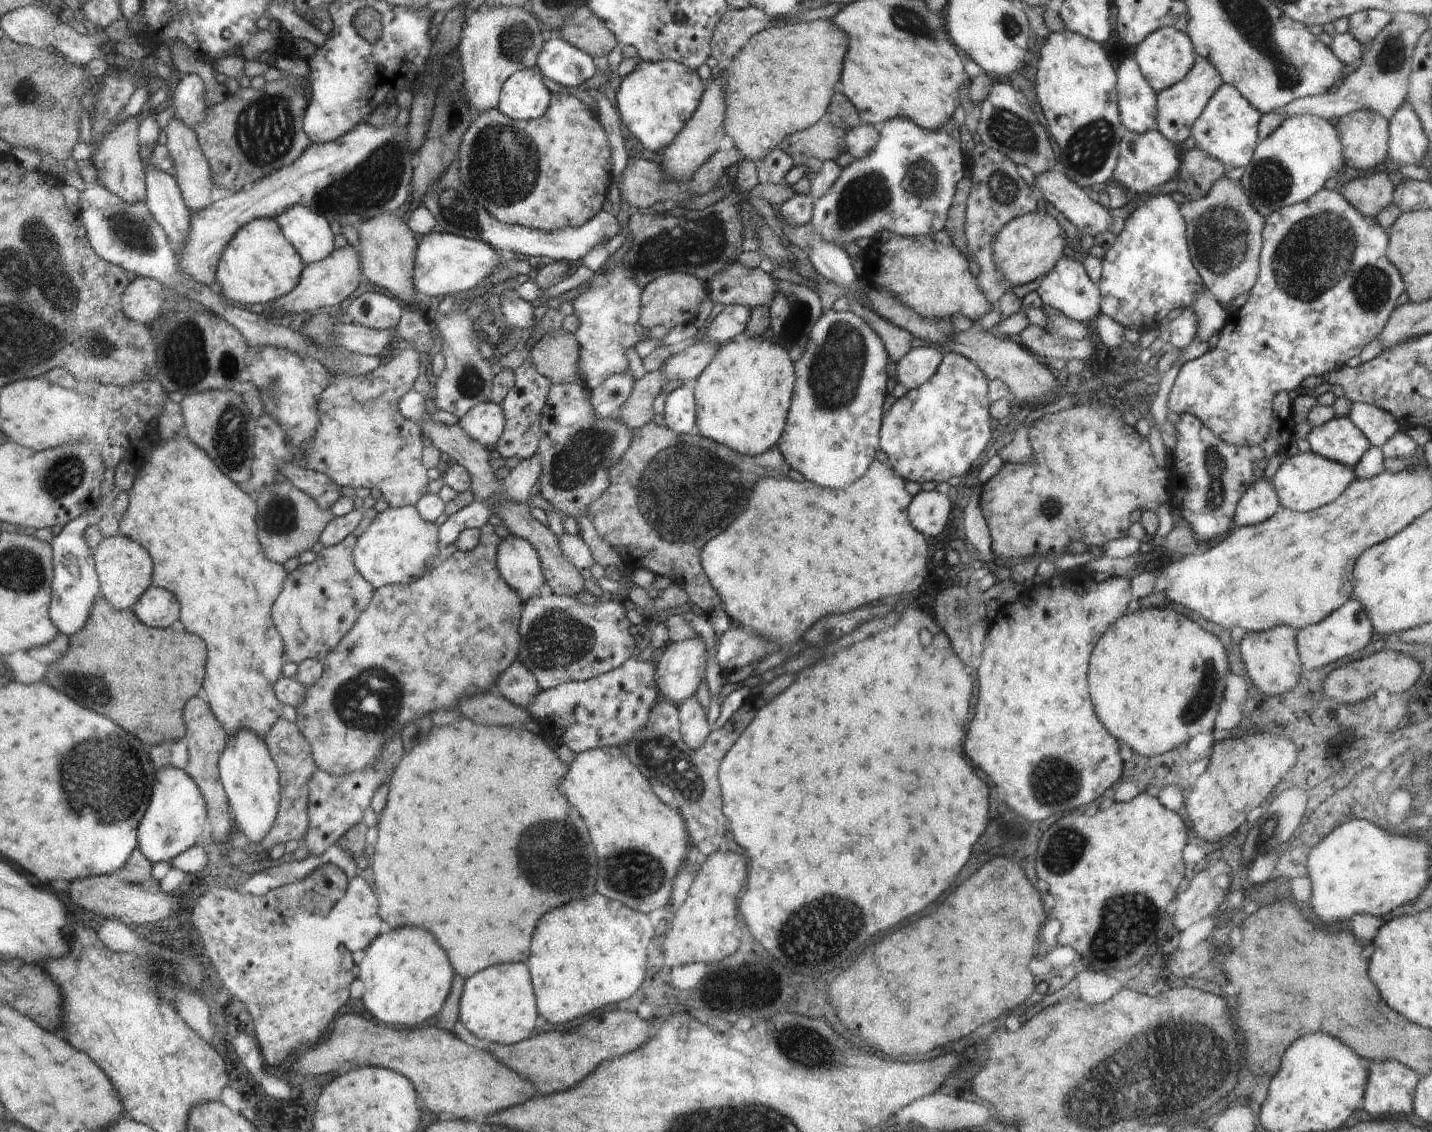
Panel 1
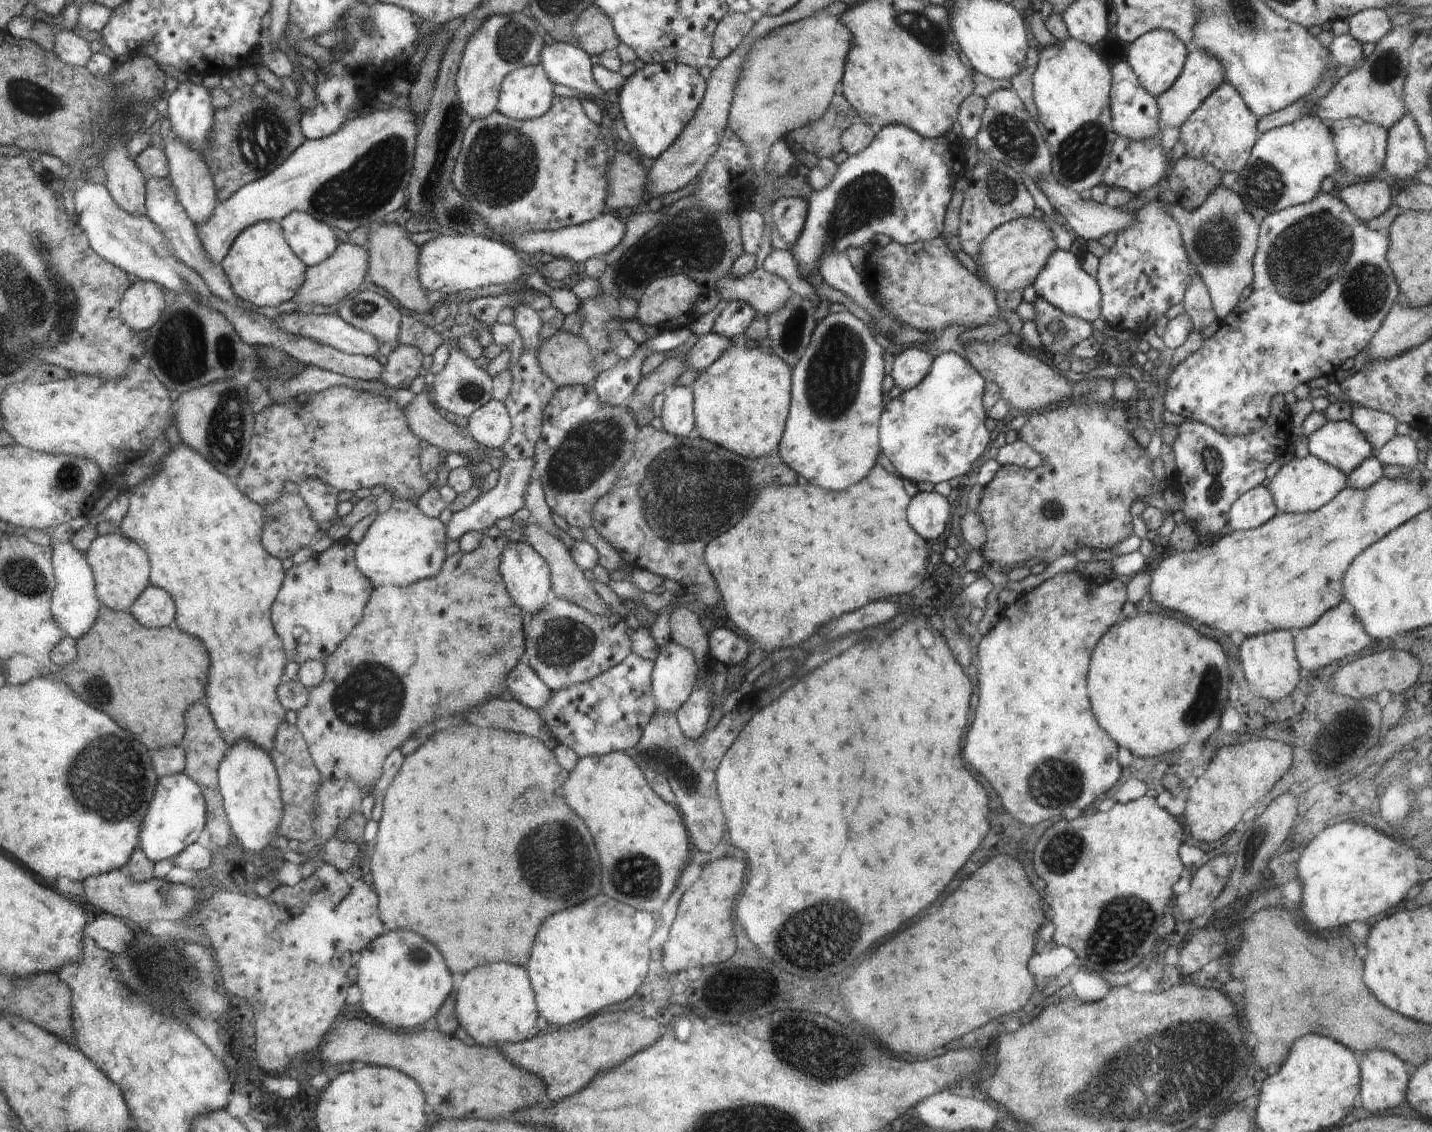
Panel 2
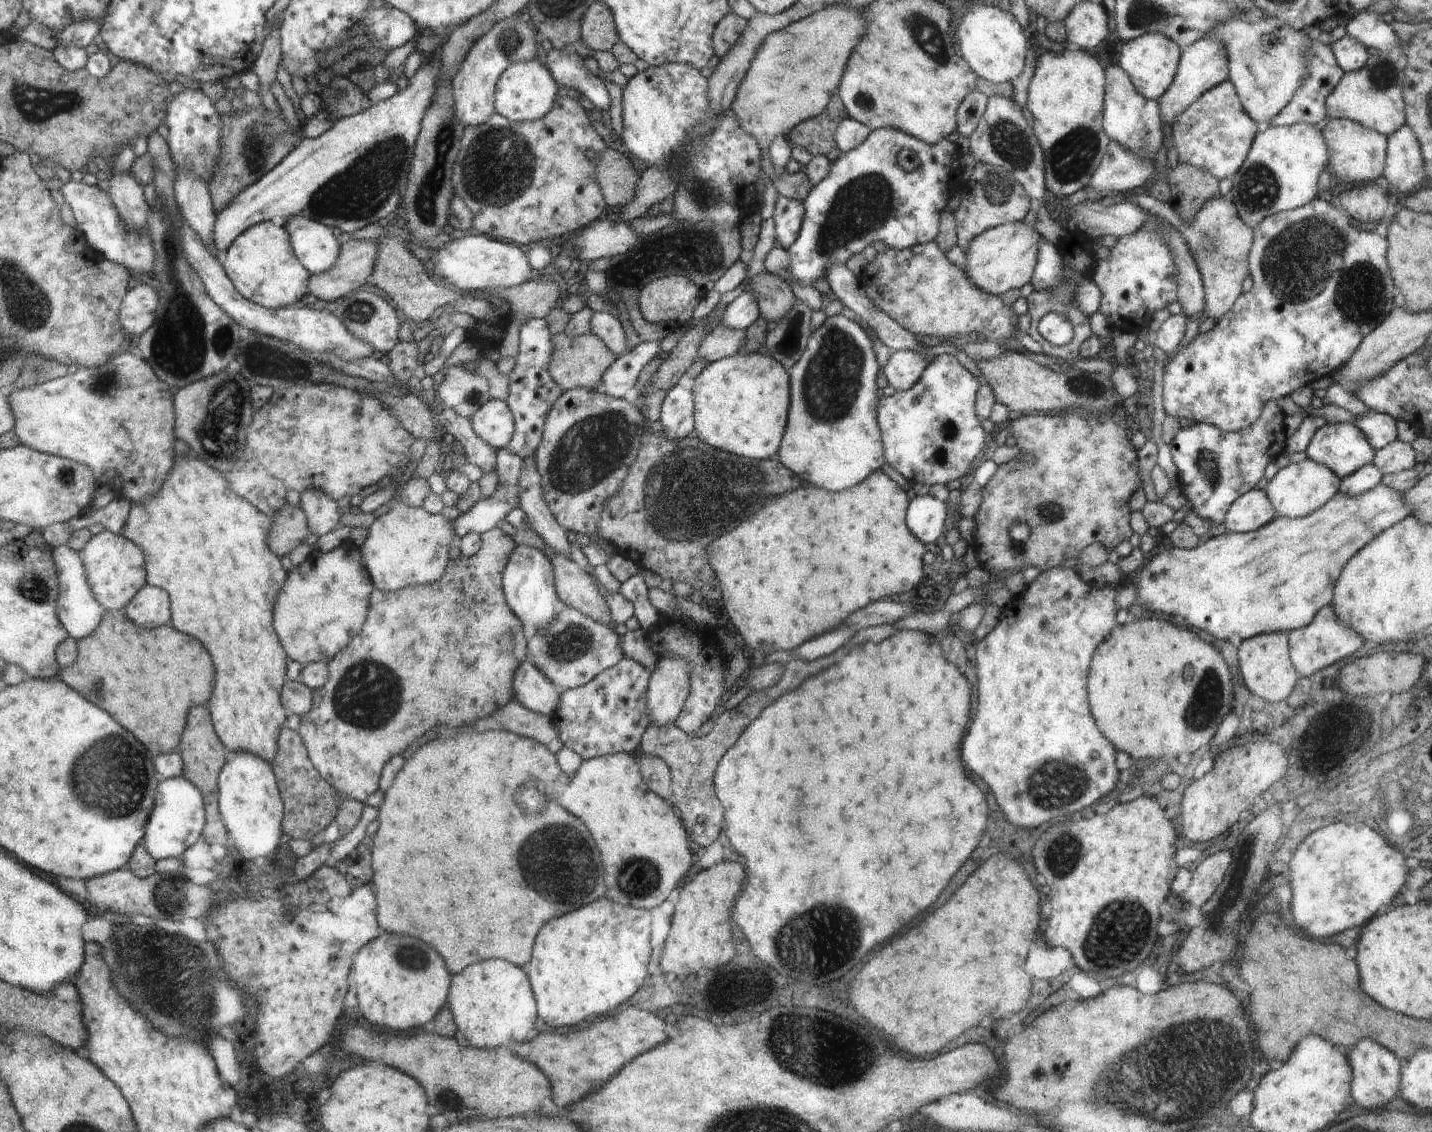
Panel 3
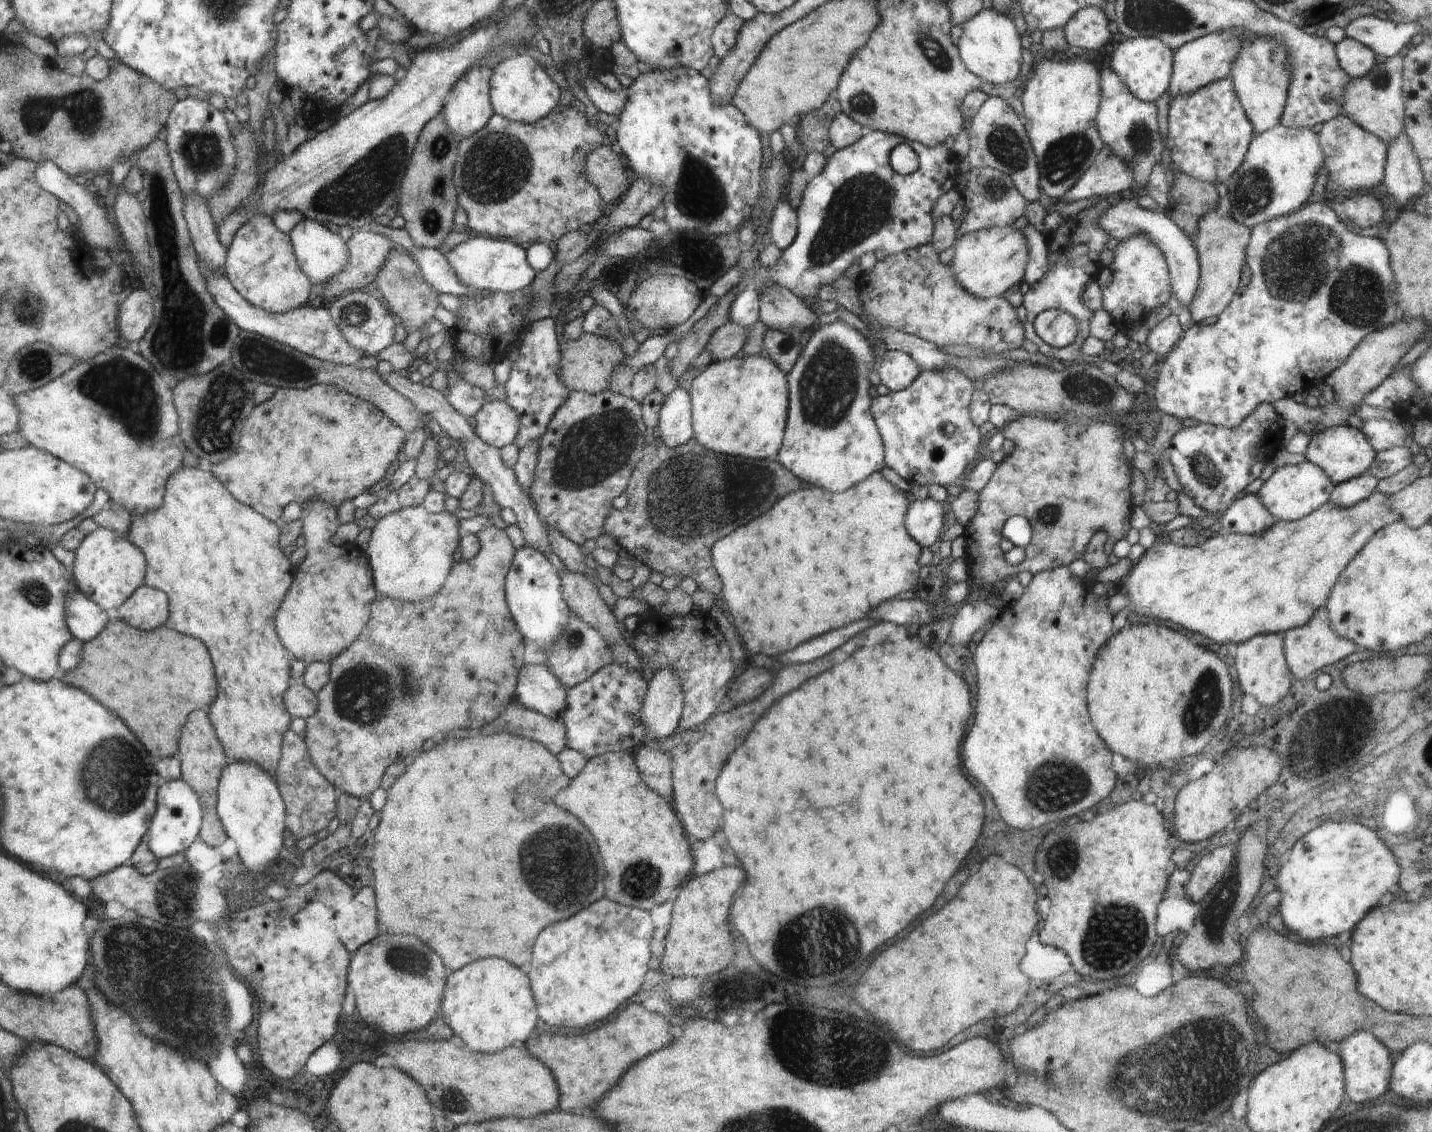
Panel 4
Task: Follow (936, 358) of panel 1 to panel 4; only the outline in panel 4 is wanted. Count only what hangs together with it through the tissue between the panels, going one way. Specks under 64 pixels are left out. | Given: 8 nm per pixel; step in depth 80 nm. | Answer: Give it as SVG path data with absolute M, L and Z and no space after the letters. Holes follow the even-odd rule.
M888 349L879 359L877 370L880 382L890 391L904 390L921 373L919 364L909 354Z

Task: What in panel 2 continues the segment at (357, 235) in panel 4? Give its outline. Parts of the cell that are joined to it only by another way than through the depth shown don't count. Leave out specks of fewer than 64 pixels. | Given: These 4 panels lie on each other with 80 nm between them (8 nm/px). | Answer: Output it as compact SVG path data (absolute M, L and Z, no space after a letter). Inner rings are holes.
M342 242L342 243L338 244L338 246L336 247L336 250L334 250L334 252L323 263L314 265L313 267L310 267L310 272L306 273L305 282L302 283L300 290L298 290L297 294L293 296L293 300L290 300L288 302L289 303L291 301L296 302L296 304L298 304L302 310L310 310L313 308L314 305L317 305L317 304L322 304L326 309L329 306L332 306L332 304L338 305L342 302L342 300L344 298L348 298L349 296L356 294L356 292L359 290L358 288L359 288L360 284L362 284L362 282L364 282L364 277L366 276L366 274L368 272L368 268L369 268L369 255L366 250L366 246L359 247L359 246L353 245L351 243L343 243Z

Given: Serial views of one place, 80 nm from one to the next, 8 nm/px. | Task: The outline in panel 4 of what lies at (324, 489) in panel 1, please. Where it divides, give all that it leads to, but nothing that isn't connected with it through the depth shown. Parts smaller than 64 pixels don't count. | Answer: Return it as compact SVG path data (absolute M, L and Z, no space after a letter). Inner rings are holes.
M312 497L301 504L301 519L305 522L307 555L304 561L296 566L294 584L290 583L289 591L286 591L286 600L282 600L282 608L278 608L278 636L286 640L286 648L290 648L290 654L294 654L306 665L313 662L331 664L342 650L346 650L359 637L364 626L368 624L371 604L376 598L377 589L374 586L367 554L354 543L338 546L332 543L331 536L340 526L336 508L326 501Z

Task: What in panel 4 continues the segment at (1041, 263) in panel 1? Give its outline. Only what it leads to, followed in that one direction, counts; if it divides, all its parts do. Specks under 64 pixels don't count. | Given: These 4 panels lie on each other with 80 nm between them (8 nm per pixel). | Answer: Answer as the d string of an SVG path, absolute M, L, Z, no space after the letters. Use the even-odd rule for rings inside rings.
M1005 227L989 228L966 233L960 240L956 240L956 251L950 268L955 272L955 282L960 283L969 293L982 298L1000 297L1014 284L1021 284L1024 280L1026 265L1029 261L1029 246L1026 237L1020 229Z

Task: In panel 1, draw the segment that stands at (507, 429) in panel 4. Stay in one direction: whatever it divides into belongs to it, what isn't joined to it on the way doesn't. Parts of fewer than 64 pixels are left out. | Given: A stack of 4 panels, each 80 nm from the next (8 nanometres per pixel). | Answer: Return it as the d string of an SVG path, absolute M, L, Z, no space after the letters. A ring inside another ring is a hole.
M487 400L465 413L459 420L459 426L483 448L492 449L504 434L504 409Z

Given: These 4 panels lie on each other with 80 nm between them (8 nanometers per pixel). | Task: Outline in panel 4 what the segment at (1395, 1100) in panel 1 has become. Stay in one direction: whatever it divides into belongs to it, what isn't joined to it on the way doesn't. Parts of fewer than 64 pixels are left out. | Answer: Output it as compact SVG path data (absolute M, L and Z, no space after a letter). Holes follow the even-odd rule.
M1371 1032L1354 1033L1332 1047L1343 1062L1346 1100L1362 1104L1372 1102L1389 1089L1393 1054Z

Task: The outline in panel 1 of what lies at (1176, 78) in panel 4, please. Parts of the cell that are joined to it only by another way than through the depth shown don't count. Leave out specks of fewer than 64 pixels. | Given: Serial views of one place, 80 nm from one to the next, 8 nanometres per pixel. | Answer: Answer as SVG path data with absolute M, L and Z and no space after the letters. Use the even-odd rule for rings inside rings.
M1197 57L1192 68L1190 68L1190 72L1182 80L1157 94L1156 129L1158 132L1170 144L1181 146L1184 140L1190 137L1190 128L1192 128L1194 120L1197 120L1198 116L1202 114L1208 100L1212 98L1214 92L1217 92L1222 84L1218 68L1215 68L1214 64L1206 58Z

